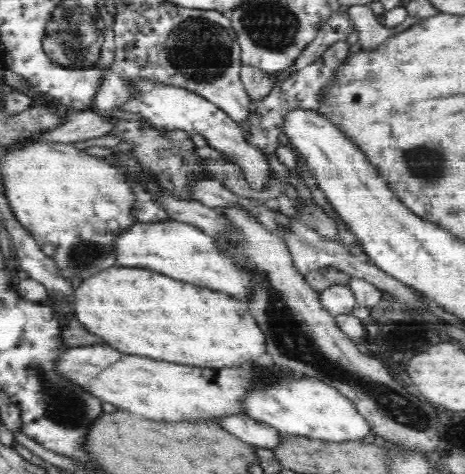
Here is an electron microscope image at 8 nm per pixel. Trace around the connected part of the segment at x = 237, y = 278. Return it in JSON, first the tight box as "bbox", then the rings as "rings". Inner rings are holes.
{"bbox":[115,220,252,299],"rings":[[[171,220],[150,224],[138,222],[126,235],[122,235],[122,240],[115,243],[119,250],[118,260],[122,260],[118,266],[149,269],[183,283],[192,283],[230,296],[240,294],[249,299],[252,290],[250,271],[238,269],[232,258],[218,250],[212,237],[192,224]]]}

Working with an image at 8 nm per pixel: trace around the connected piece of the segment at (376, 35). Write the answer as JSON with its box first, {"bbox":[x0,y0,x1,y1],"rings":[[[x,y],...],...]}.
{"bbox":[347,5,387,50],"rings":[[[352,5],[347,14],[352,20],[354,30],[358,32],[361,50],[373,49],[387,39],[384,23],[372,13],[369,5]]]}

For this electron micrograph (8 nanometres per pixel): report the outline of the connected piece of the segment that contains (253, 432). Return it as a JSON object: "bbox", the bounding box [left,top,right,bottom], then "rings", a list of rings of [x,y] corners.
{"bbox":[216,414,282,450],"rings":[[[246,414],[234,415],[232,418],[224,418],[216,422],[240,440],[256,447],[273,450],[281,443],[282,433],[279,430],[269,424],[258,422]]]}

